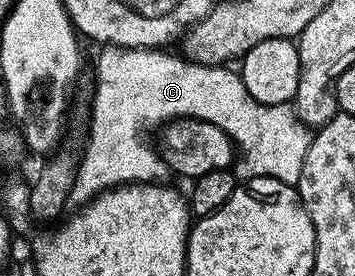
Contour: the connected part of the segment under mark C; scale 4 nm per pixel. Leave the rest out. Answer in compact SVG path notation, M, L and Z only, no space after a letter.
M105 45L102 46L98 50L99 53L99 58L96 59L95 61L95 98L90 98L89 101L89 126L91 125L91 134L88 135L87 137L87 146L84 147L83 149L83 157L81 153L81 160L78 162L76 171L75 171L75 186L73 187L73 191L71 192L71 201L76 204L76 206L82 207L87 204L87 202L91 201L93 198L99 196L100 193L105 193L107 192L108 189L117 189L121 185L145 185L148 183L159 183L164 180L163 176L168 176L169 170L166 165L166 163L163 161L163 158L159 156L158 152L153 148L153 141L151 138L151 141L149 138L147 138L147 132L150 131L150 129L155 129L158 130L160 127L173 122L177 121L180 119L190 119L193 121L204 121L205 123L213 123L217 127L221 127L221 131L225 131L227 134L230 135L231 140L235 142L235 147L237 150L237 160L234 162L233 169L236 174L240 178L246 179L249 177L268 177L269 179L281 179L281 183L285 183L286 185L294 185L298 186L299 180L301 179L301 166L305 164L305 155L309 151L309 147L311 146L311 139L313 136L312 130L308 128L308 126L304 125L302 121L299 120L298 115L295 114L294 108L290 104L285 104L285 105L265 105L263 103L257 103L255 99L247 91L245 91L245 83L243 82L242 76L238 72L235 73L233 70L234 68L231 67L224 67L222 65L199 65L195 61L188 61L184 59L182 56L176 55L174 57L173 54L167 53L171 51L164 51L162 48L157 48L157 49L126 49L125 47L121 47L120 45Z

